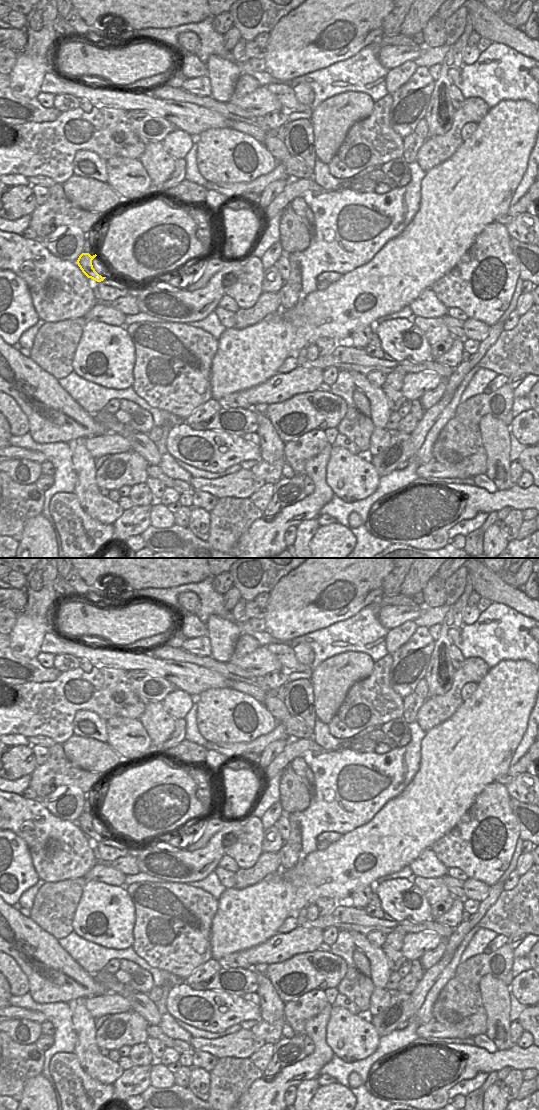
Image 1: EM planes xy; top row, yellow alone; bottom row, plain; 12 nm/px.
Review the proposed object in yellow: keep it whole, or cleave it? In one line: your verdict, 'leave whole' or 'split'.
leave whole

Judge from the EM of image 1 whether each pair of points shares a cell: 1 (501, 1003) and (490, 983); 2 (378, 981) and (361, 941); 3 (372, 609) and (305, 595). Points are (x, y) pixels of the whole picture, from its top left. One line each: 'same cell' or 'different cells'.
1: same cell
2: same cell
3: different cells

